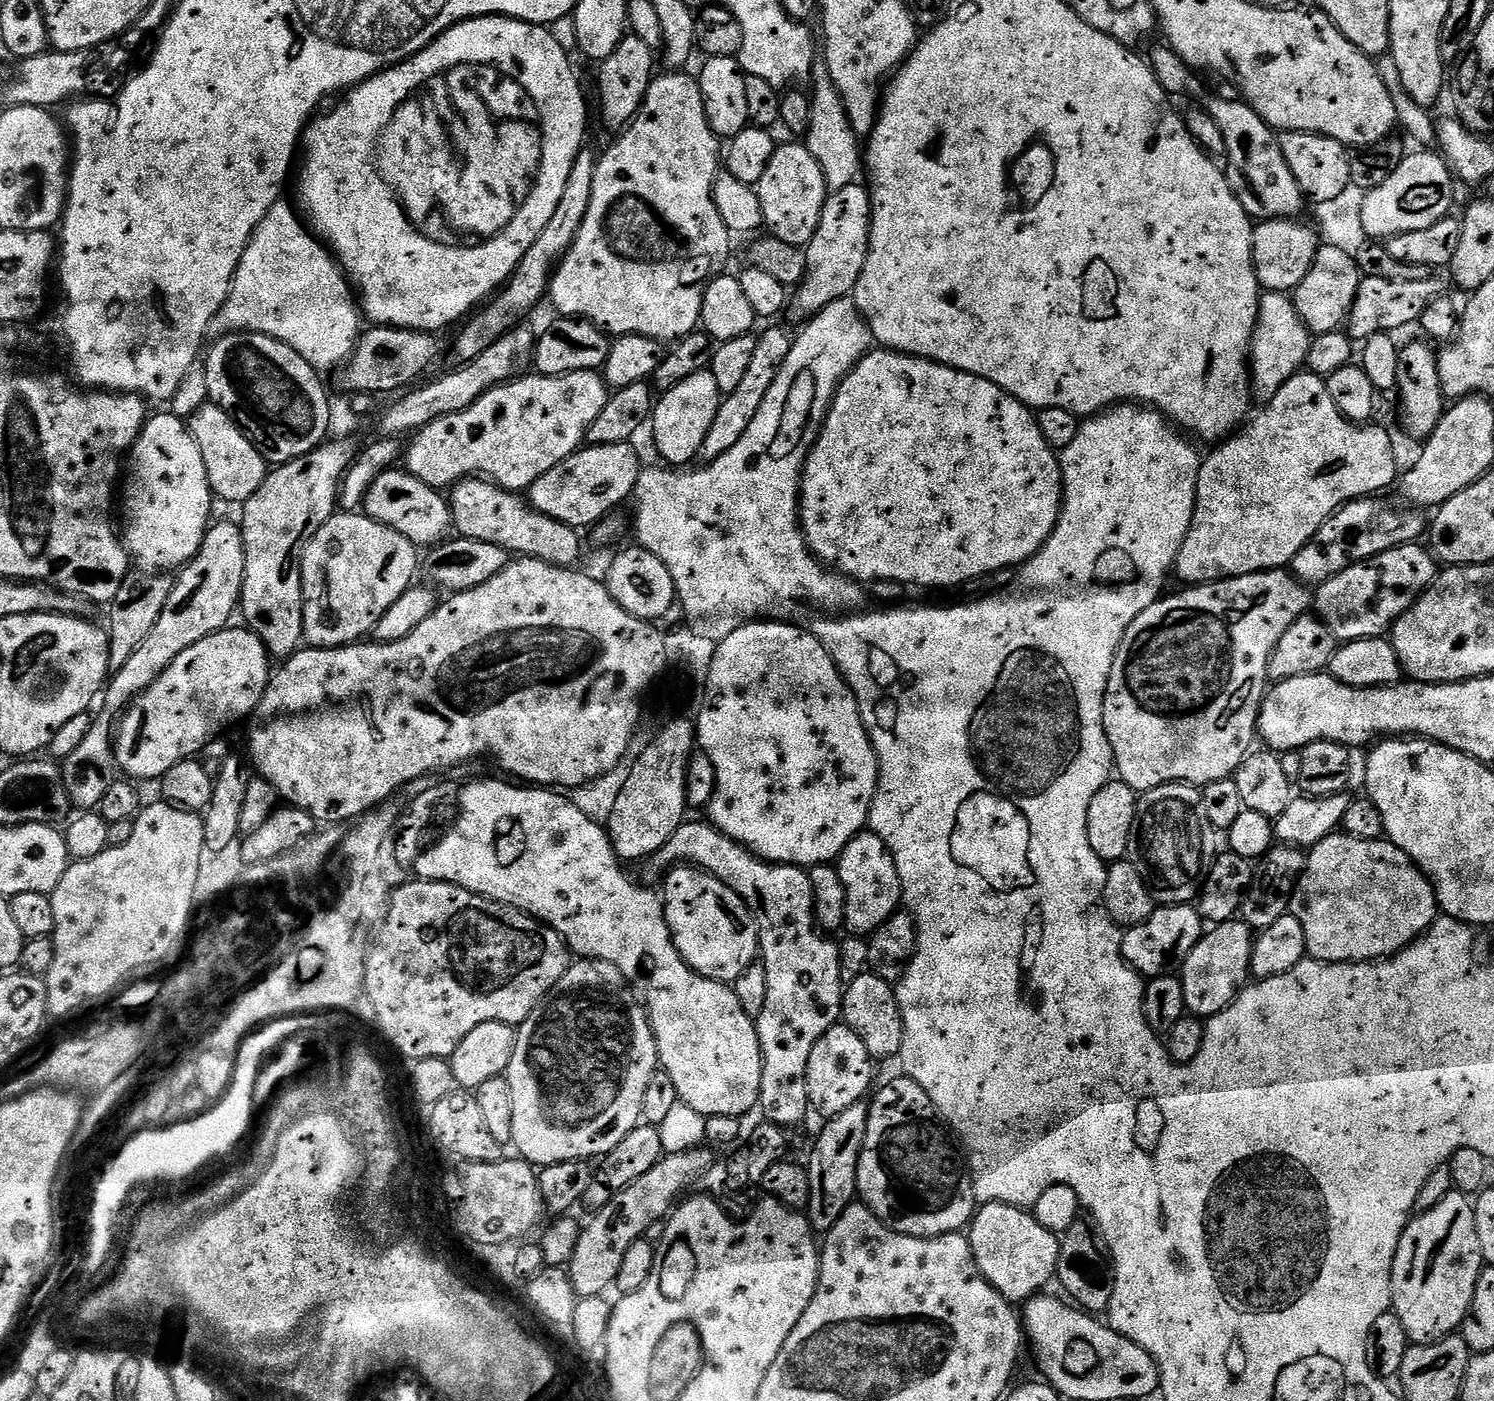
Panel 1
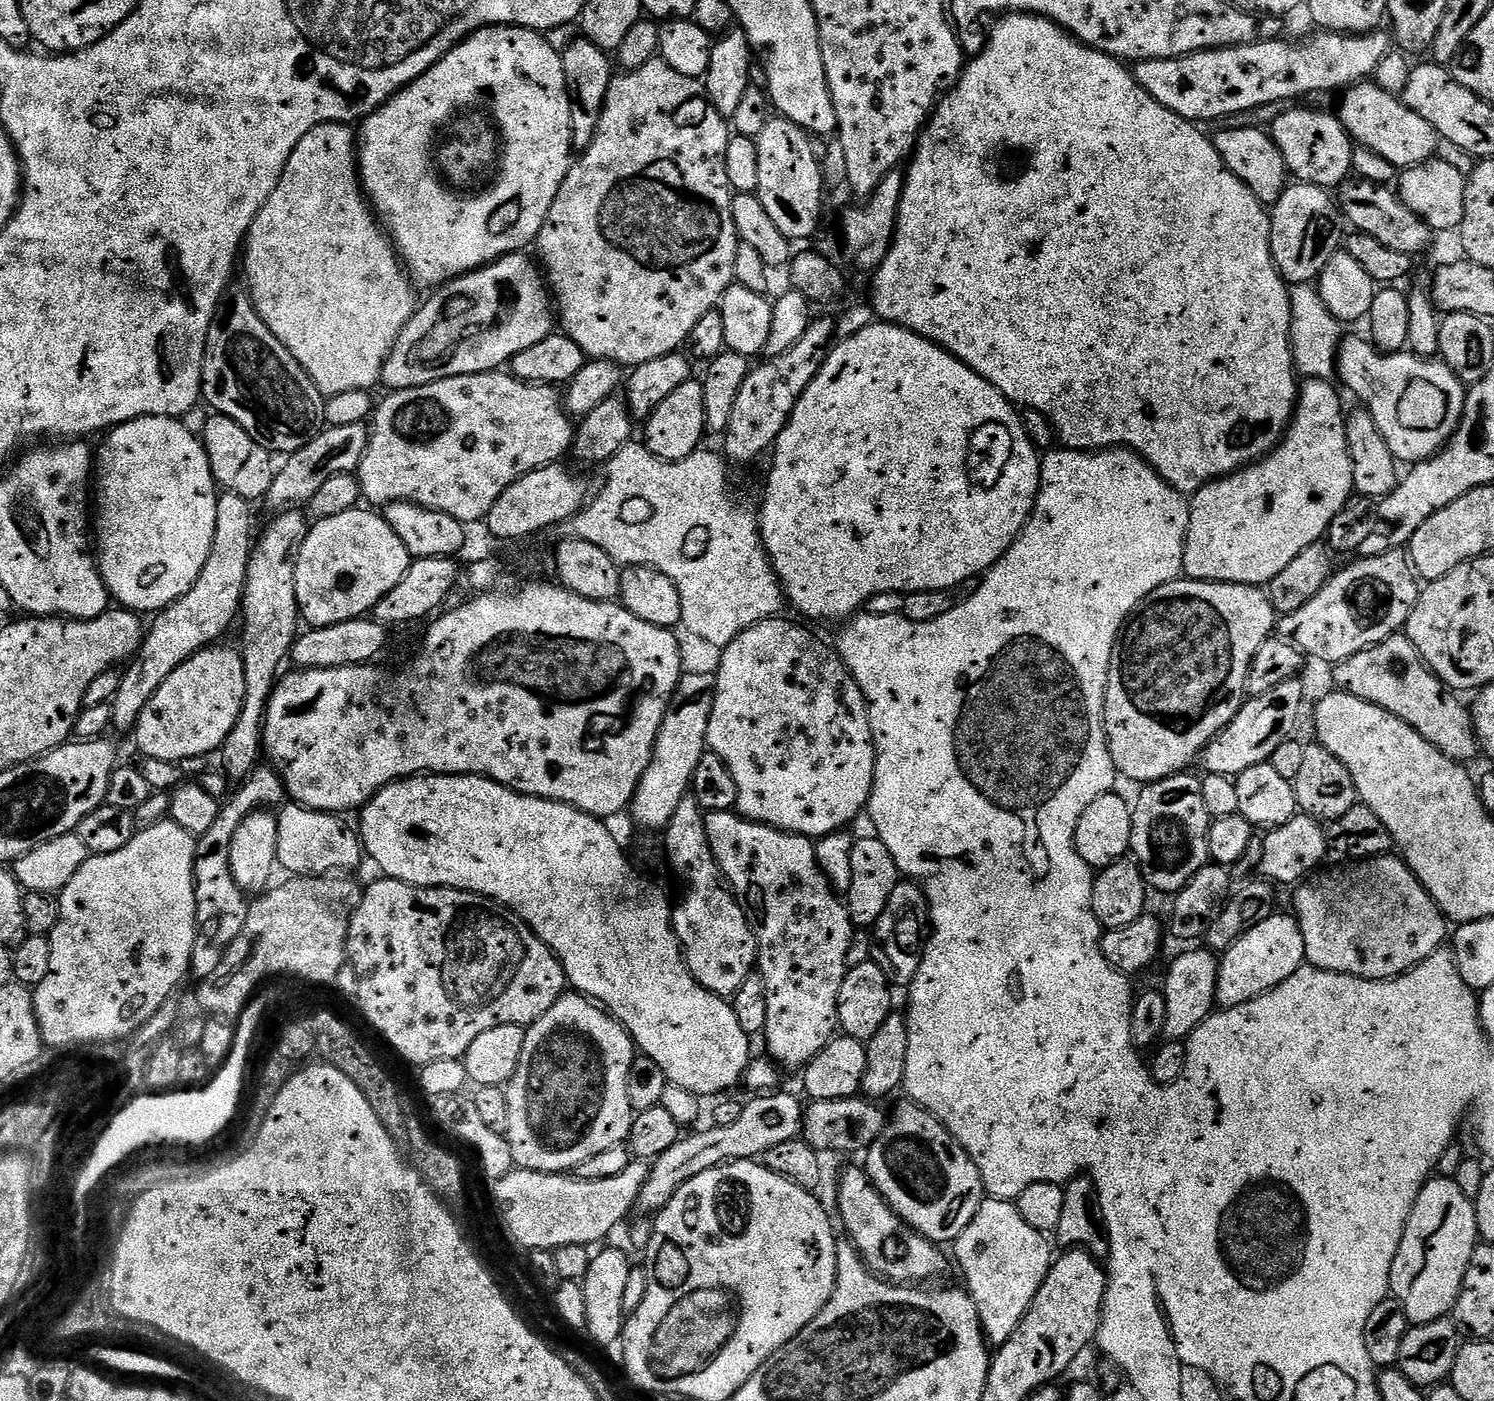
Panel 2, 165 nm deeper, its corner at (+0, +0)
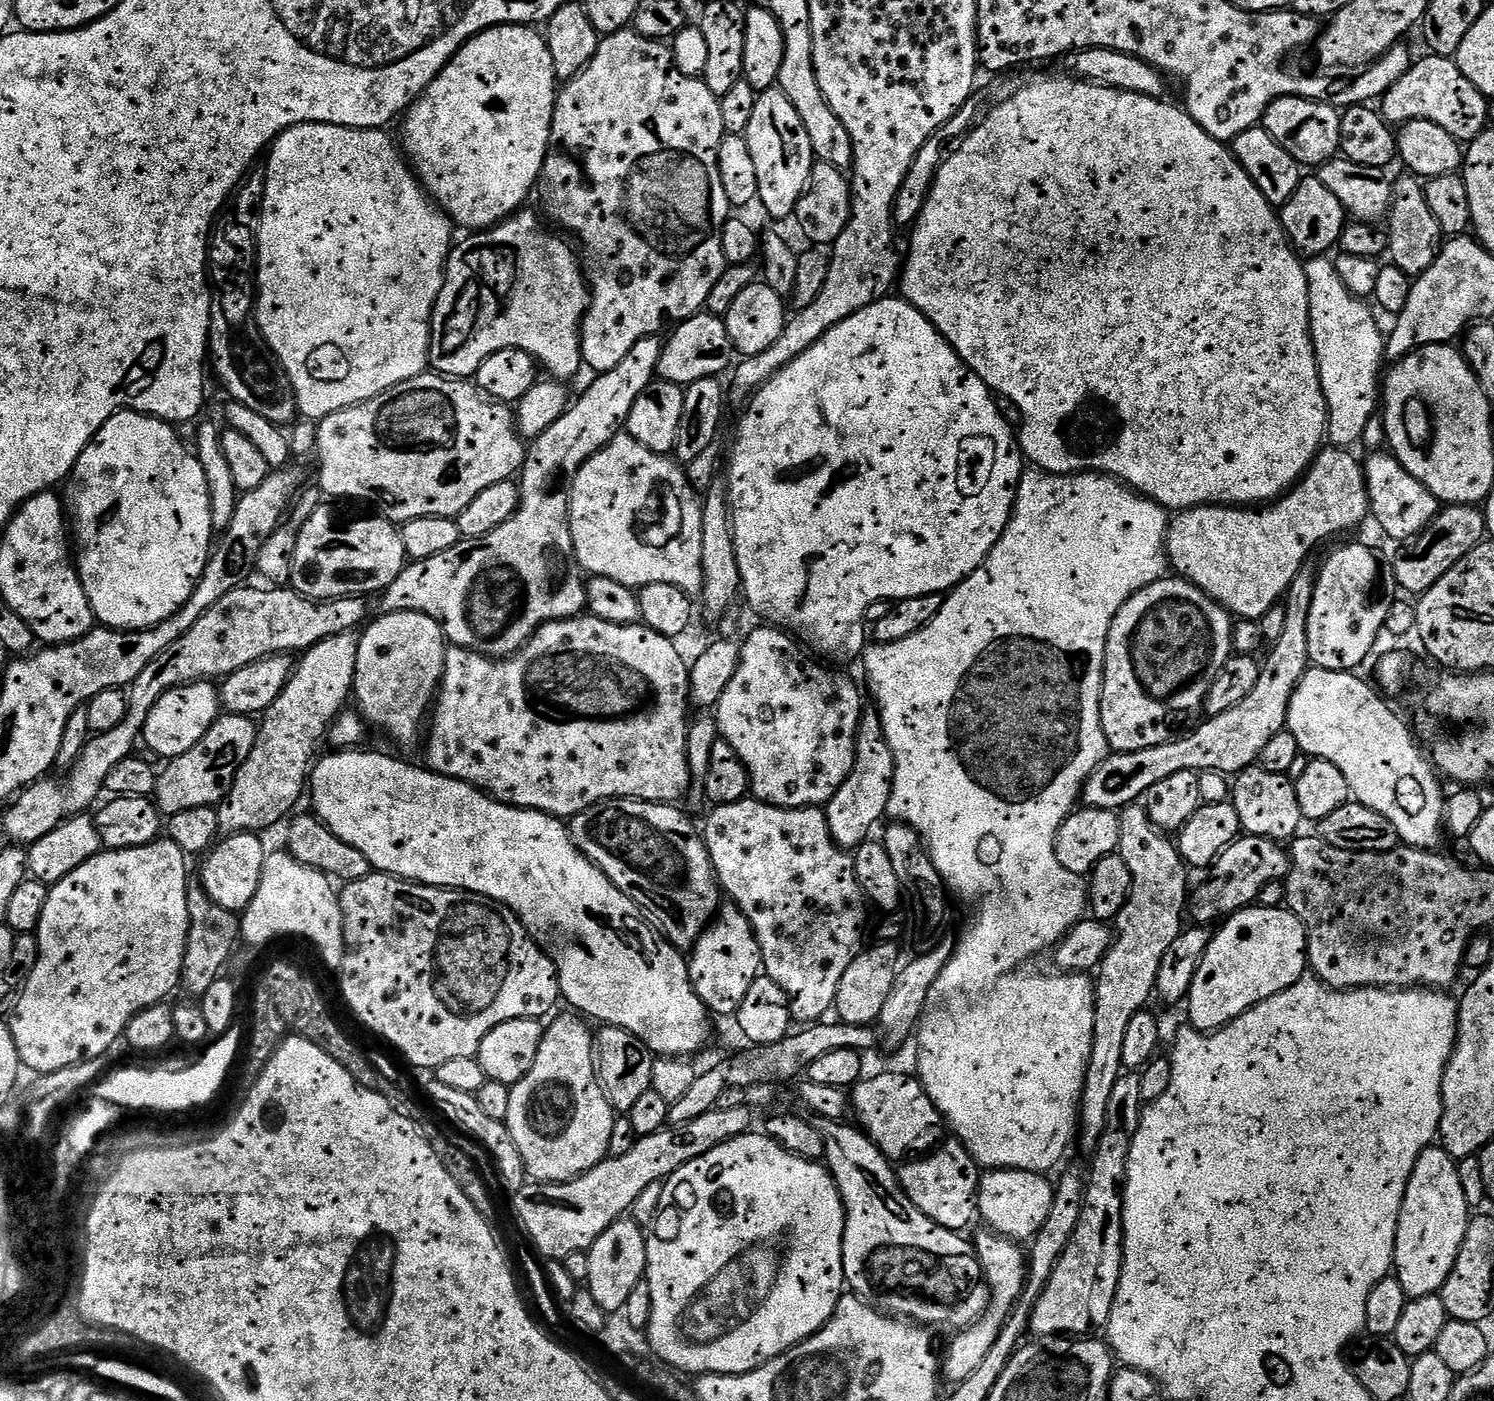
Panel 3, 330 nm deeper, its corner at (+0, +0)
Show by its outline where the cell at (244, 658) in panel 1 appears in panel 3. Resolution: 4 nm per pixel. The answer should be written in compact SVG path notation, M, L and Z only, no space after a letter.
M212 682L187 684L181 688L172 688L154 702L154 710L146 718L143 747L148 747L156 756L164 756L165 761L170 761L175 756L186 754L202 742L202 738L210 730L210 726L221 715L220 693L217 685Z

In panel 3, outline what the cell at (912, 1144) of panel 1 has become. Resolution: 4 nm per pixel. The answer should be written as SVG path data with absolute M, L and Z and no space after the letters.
M945 1139L935 1150L905 1163L898 1175L902 1190L910 1202L914 1202L914 1206L918 1206L918 1210L922 1210L922 1214L938 1226L963 1233L964 1227L972 1219L977 1219L982 1169L959 1140Z

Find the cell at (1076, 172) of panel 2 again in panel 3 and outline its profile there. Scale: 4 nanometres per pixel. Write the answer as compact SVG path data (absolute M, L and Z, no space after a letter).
M1071 75L1044 76L1041 80L1021 83L1009 100L1001 100L977 123L976 127L959 141L960 145L952 153L943 157L940 169L924 209L911 229L912 245L902 264L898 276L898 292L903 299L915 308L950 342L950 346L962 359L971 372L978 374L982 382L993 393L1003 399L1014 402L1024 415L1023 424L1018 428L1020 451L1029 465L1042 472L1053 472L1055 476L1071 476L1077 472L1103 472L1105 476L1115 476L1121 484L1127 484L1133 492L1139 492L1147 500L1160 504L1164 509L1179 514L1189 508L1205 506L1264 506L1275 502L1285 492L1292 491L1299 484L1305 472L1312 467L1312 461L1325 447L1328 435L1328 403L1322 394L1322 382L1318 374L1318 362L1314 354L1314 342L1310 330L1310 294L1304 273L1304 264L1295 248L1288 243L1288 235L1280 224L1277 209L1254 186L1250 174L1236 157L1232 155L1227 143L1216 140L1194 118L1190 118L1183 107L1163 104L1163 99L1155 96L1143 96L1133 92L1119 92L1113 88L1103 88L1100 84L1089 84L1086 80L1077 80Z

